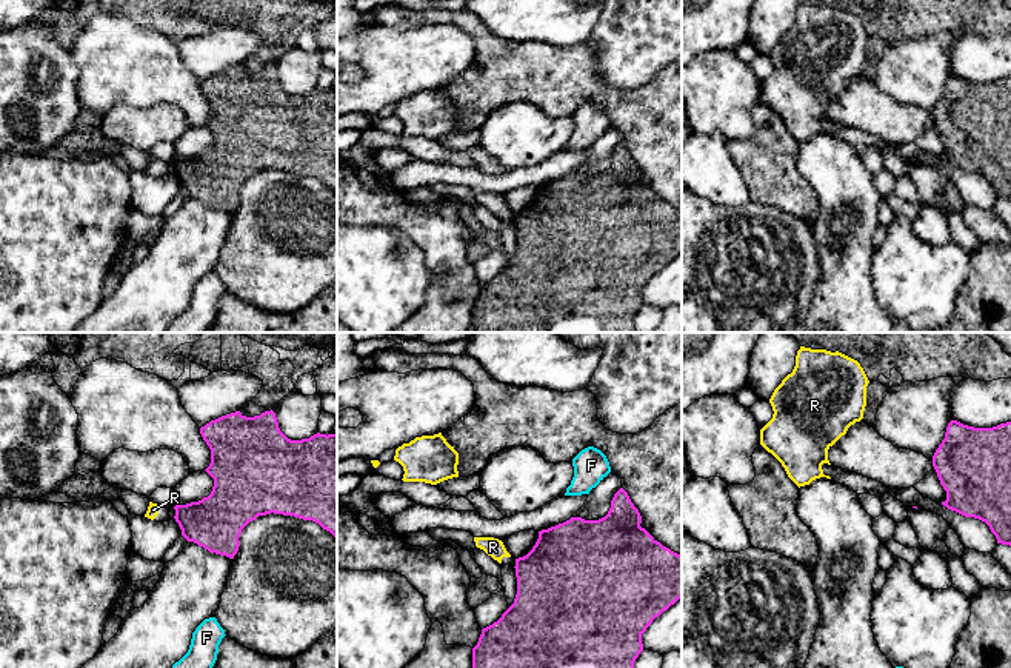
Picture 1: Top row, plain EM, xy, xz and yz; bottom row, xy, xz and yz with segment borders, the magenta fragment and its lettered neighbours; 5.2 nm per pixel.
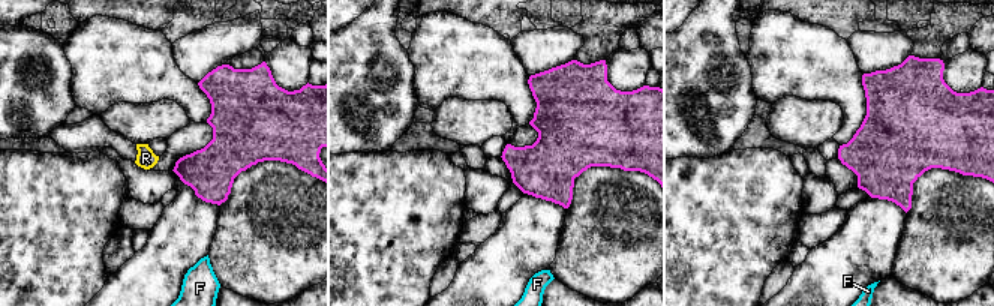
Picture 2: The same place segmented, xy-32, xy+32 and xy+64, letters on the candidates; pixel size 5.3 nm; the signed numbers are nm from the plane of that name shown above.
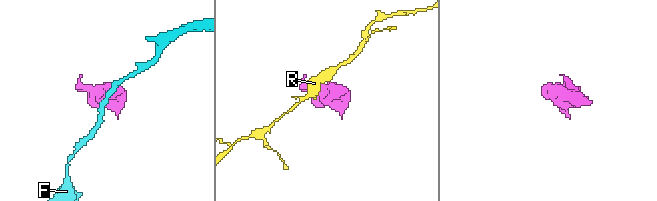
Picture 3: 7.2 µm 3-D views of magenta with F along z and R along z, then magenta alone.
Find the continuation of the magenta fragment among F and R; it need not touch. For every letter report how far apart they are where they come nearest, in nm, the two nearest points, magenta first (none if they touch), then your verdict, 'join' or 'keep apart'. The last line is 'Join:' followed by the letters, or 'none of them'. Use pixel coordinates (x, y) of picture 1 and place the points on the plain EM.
F: gap 100 nm; span xz (620, 143), (607, 130); keep apart
R: gap 40 nm; span xz (516, 214), (510, 211); keep apart
Join: none of them

